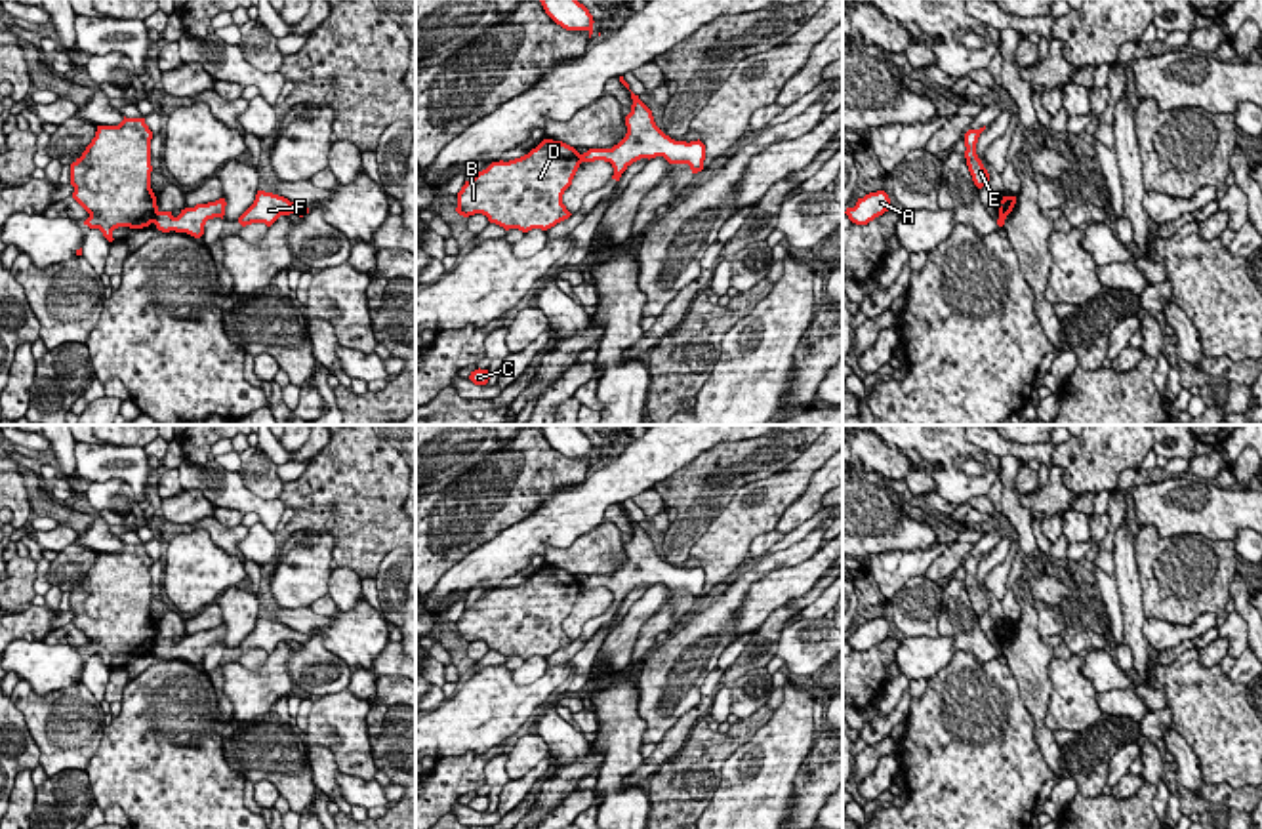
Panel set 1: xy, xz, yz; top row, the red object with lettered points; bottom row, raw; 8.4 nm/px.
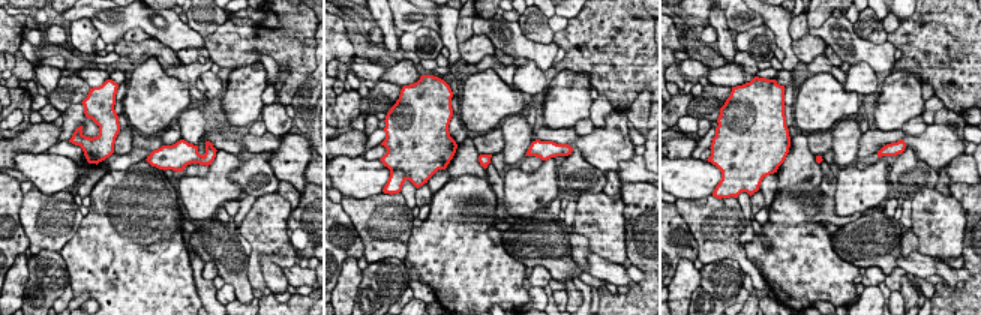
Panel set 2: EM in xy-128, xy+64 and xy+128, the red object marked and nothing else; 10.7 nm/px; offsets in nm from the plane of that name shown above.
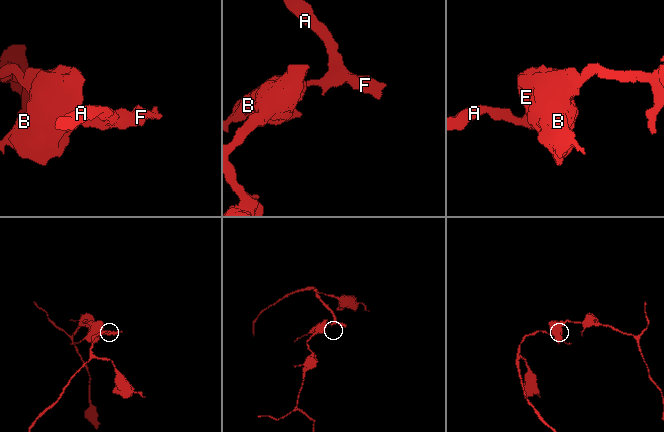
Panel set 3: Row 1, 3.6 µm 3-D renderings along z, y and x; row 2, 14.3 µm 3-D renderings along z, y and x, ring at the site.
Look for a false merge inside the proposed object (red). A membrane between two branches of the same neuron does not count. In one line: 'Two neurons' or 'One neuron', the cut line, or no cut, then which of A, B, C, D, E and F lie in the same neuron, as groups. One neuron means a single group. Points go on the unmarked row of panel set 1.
Two neurons. Split along xy (157, 637), (151, 648). Groups: A F / B C D E

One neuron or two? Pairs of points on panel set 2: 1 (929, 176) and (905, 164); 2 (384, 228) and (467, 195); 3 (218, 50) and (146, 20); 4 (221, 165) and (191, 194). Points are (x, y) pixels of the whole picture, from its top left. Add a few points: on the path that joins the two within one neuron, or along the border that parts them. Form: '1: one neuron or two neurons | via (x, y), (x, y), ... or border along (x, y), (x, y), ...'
1: one neuron | via (923, 174), (911, 170)
2: two neurons | border along (414, 227), (408, 240), (407, 255), (402, 260)
3: two neurons | border along (203, 38), (206, 47)
4: one neuron | via (216, 174), (200, 191)

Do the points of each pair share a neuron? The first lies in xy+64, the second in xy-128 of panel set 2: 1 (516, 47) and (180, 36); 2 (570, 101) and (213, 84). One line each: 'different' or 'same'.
1: same
2: different

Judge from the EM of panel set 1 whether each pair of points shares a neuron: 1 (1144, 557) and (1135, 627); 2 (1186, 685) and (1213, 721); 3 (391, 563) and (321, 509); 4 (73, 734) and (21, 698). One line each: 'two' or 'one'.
1: two
2: one
3: two
4: one

